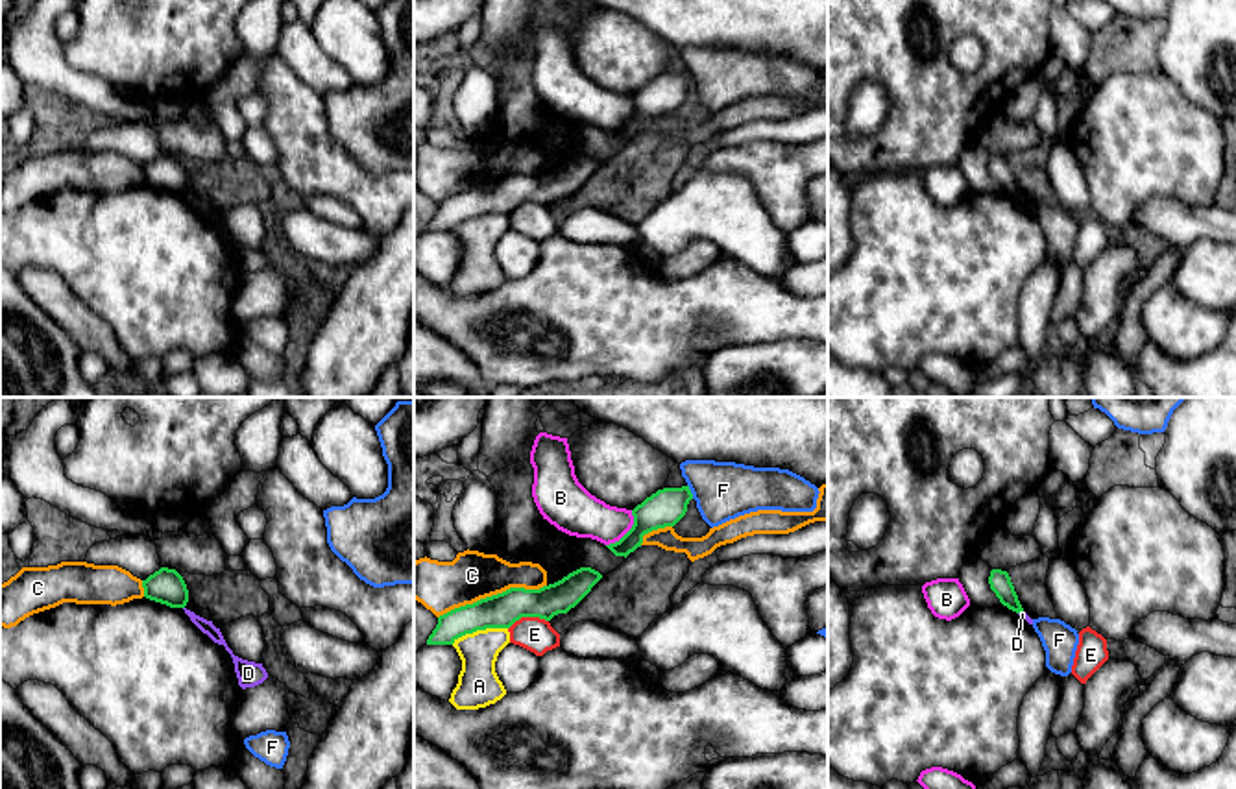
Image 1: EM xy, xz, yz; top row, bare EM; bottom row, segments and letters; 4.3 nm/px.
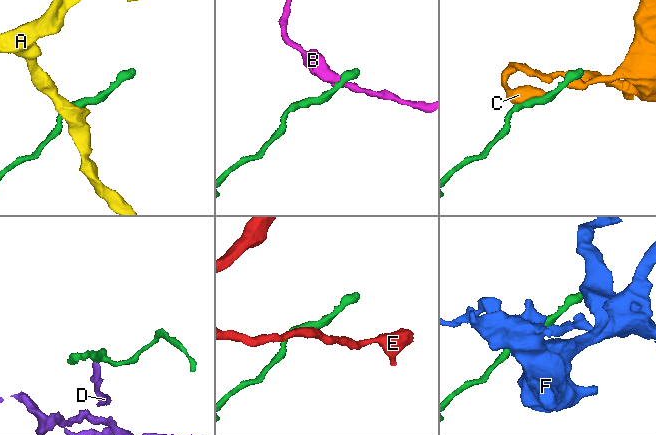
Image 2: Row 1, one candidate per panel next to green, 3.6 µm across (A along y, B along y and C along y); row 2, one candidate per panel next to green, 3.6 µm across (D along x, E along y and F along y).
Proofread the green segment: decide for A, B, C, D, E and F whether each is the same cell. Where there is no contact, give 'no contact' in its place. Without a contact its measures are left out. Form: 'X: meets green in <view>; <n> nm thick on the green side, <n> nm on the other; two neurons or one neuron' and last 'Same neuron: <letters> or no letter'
A: meets green in xz; 150 nm thick on the green side, 190 nm on the other; two neurons
B: meets green in xz; 160 nm thick on the green side, 200 nm on the other; two neurons
C: meets green in xz; 150 nm thick on the green side, 220 nm on the other; two neurons
D: meets green in yz; 100 nm thick on the green side, 30 nm on the other; two neurons
E: meets green in xz; 150 nm thick on the green side, 150 nm on the other; two neurons
F: meets green in xz; 160 nm thick on the green side, 260 nm on the other; two neurons
Same neuron: no letter

